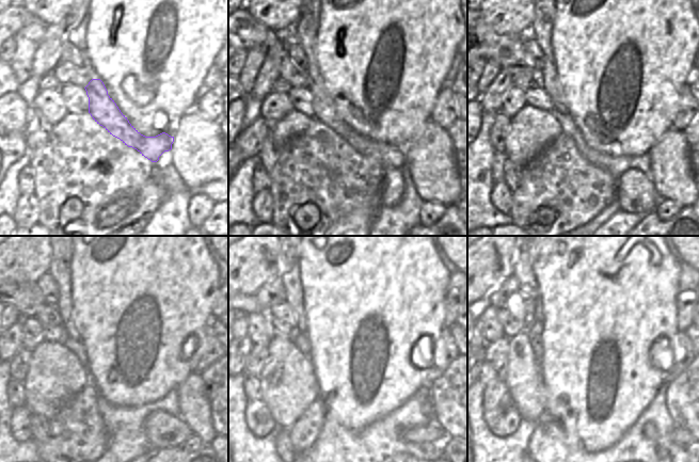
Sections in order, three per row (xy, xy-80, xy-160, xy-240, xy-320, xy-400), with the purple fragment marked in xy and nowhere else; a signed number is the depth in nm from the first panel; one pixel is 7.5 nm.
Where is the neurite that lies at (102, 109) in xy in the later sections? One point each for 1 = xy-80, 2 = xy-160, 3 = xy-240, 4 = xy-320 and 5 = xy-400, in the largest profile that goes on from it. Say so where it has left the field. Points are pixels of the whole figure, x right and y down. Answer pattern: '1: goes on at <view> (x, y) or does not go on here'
1: goes on at xy-80 (308, 22)
2: goes on at xy-160 (543, 21)
3: goes on at xy-240 (60, 266)
4: goes on at xy-320 (289, 273)
5: goes on at xy-400 (522, 259)

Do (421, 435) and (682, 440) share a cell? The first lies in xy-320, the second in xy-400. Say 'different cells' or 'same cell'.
same cell

